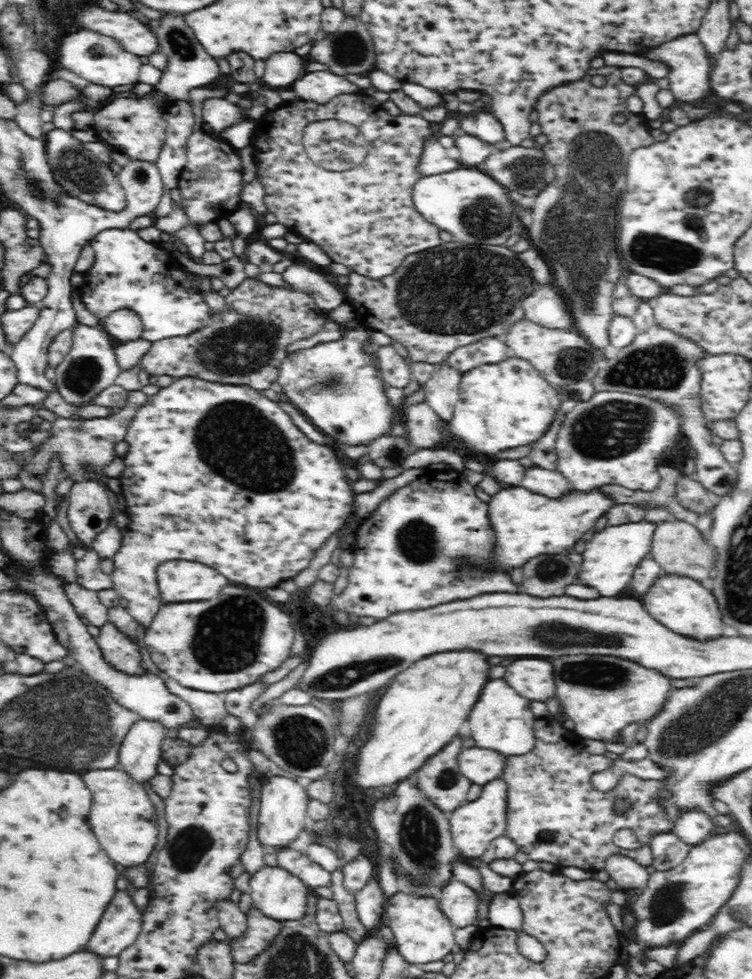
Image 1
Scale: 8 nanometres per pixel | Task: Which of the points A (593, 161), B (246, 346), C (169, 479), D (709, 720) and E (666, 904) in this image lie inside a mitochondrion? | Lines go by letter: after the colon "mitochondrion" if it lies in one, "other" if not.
A: mitochondrion
B: mitochondrion
C: other
D: mitochondrion
E: mitochondrion

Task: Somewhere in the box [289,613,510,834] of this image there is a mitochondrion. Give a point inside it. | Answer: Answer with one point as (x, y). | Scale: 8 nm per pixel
(346, 677)

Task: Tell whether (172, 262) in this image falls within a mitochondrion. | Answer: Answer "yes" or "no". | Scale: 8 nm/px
no

